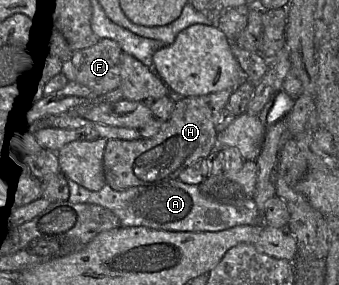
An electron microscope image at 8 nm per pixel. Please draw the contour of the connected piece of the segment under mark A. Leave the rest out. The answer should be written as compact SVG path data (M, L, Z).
M68 179L72 203L100 205L113 212L122 227L143 226L166 231L218 232L237 225L255 225L261 222L261 214L253 198L234 204L223 204L205 197L198 185L185 184L177 179L146 186L130 187L116 191L105 184L99 191L90 191Z

